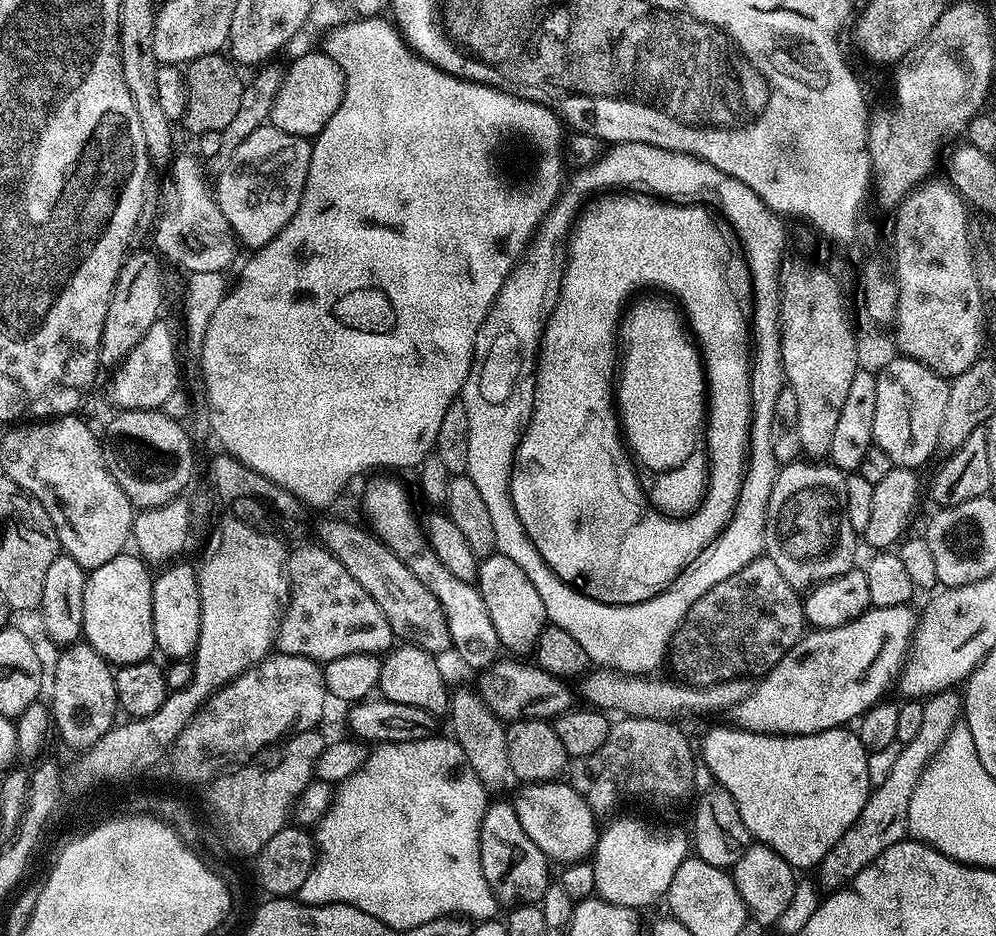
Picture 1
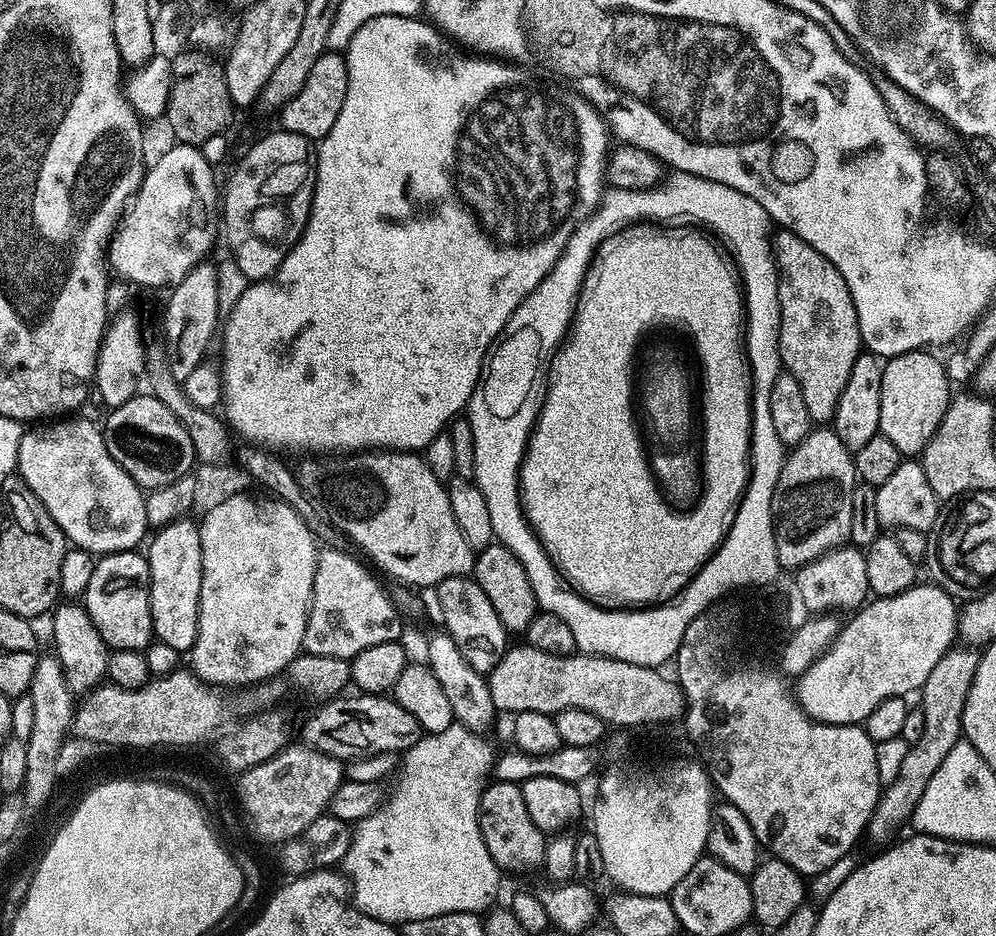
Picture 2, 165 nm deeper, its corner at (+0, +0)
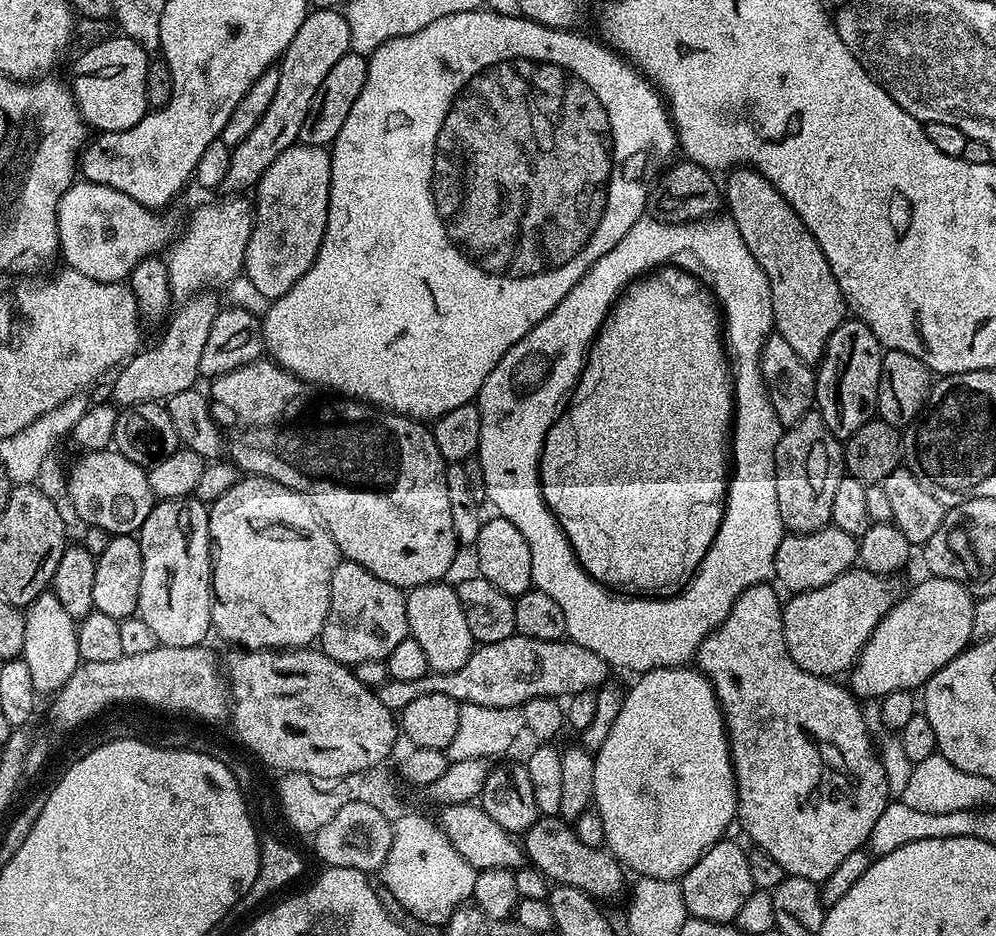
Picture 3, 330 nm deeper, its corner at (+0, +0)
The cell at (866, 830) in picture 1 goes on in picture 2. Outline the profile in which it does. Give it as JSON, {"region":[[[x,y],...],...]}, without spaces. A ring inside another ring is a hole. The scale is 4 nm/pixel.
{"region":[[[953,646],[948,649],[942,658],[938,658],[934,670],[930,670],[930,678],[926,678],[924,687],[918,693],[918,707],[924,712],[926,726],[922,729],[922,738],[907,749],[908,753],[900,760],[900,769],[892,780],[892,785],[885,787],[880,794],[880,801],[872,821],[868,823],[867,831],[873,832],[878,839],[887,841],[895,837],[903,824],[907,825],[912,819],[912,811],[918,806],[922,796],[922,790],[926,790],[926,782],[938,770],[942,764],[942,758],[954,750],[954,746],[962,738],[960,719],[962,710],[966,704],[966,694],[970,692],[970,686],[974,682],[974,674],[978,670],[980,652],[975,647],[965,646],[959,648]]]}

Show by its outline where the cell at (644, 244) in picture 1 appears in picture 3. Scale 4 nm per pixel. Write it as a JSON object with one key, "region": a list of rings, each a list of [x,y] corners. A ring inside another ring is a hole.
{"region":[[[661,266],[629,284],[620,293],[620,299],[613,304],[599,334],[592,341],[592,347],[588,349],[588,359],[584,362],[584,369],[580,371],[580,379],[566,407],[546,434],[540,455],[542,498],[562,526],[580,564],[600,584],[632,598],[679,596],[688,587],[718,534],[726,503],[726,445],[730,440],[730,425],[734,419],[734,389],[730,379],[730,361],[722,343],[722,313],[713,293],[703,283],[700,285],[690,273],[672,267],[676,266]],[[692,408],[696,408],[696,424],[692,424]],[[620,448],[708,448],[708,456],[702,456],[702,482],[690,482],[690,490],[662,490],[662,482],[652,484],[628,480],[628,474],[624,474],[628,472],[628,460],[624,460],[624,450]]]}

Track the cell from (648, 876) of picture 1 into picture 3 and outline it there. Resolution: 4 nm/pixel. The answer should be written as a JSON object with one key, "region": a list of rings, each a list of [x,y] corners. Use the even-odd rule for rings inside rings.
{"region":[[[692,666],[679,668],[655,668],[635,677],[636,685],[624,692],[622,710],[610,726],[610,735],[606,742],[594,753],[594,810],[602,818],[604,843],[629,873],[636,872],[637,877],[649,876],[663,880],[679,881],[696,865],[698,858],[706,850],[713,848],[719,840],[725,839],[727,830],[737,819],[736,814],[736,775],[732,769],[732,752],[728,748],[728,730],[724,726],[724,711],[716,697],[716,691],[703,672]]]}

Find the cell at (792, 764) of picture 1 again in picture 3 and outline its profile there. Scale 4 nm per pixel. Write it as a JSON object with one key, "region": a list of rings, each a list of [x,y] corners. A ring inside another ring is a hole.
{"region":[[[771,583],[755,584],[747,588],[734,602],[730,614],[720,625],[700,643],[700,648],[694,657],[694,664],[705,678],[711,682],[724,711],[724,726],[728,730],[728,748],[732,752],[732,769],[736,775],[736,814],[738,824],[744,827],[744,832],[753,840],[755,847],[761,852],[770,854],[778,866],[789,876],[806,878],[822,882],[830,878],[837,868],[850,854],[861,851],[870,838],[870,830],[874,830],[874,822],[882,815],[882,810],[890,803],[886,774],[882,770],[882,762],[874,747],[874,741],[869,733],[864,713],[857,697],[847,687],[844,688],[835,679],[827,676],[815,676],[790,658],[790,650],[786,650],[784,641],[784,614],[782,600],[776,597],[777,589]]]}

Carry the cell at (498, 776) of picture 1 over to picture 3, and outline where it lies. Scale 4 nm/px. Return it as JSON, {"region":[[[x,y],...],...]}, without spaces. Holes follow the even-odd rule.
{"region":[[[451,583],[427,584],[411,589],[406,596],[406,618],[411,639],[422,646],[431,671],[452,672],[466,665],[474,649],[474,641],[470,626],[466,626],[462,602],[458,602],[458,594]]]}

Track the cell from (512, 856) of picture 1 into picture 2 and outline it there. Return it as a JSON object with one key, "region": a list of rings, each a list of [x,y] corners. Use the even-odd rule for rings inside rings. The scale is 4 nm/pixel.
{"region":[[[496,780],[485,787],[480,795],[480,833],[486,850],[490,850],[490,858],[494,858],[501,870],[509,868],[512,872],[520,872],[523,868],[539,869],[543,865],[546,833],[534,826],[519,784]]]}

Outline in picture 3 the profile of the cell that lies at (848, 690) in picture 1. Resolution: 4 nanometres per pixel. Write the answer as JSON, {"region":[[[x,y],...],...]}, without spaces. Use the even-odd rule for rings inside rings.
{"region":[[[941,576],[927,578],[912,593],[901,595],[900,601],[878,622],[874,634],[860,651],[860,657],[850,669],[850,688],[857,697],[879,698],[891,692],[912,692],[919,689],[946,662],[973,643],[974,597],[961,584]]]}

